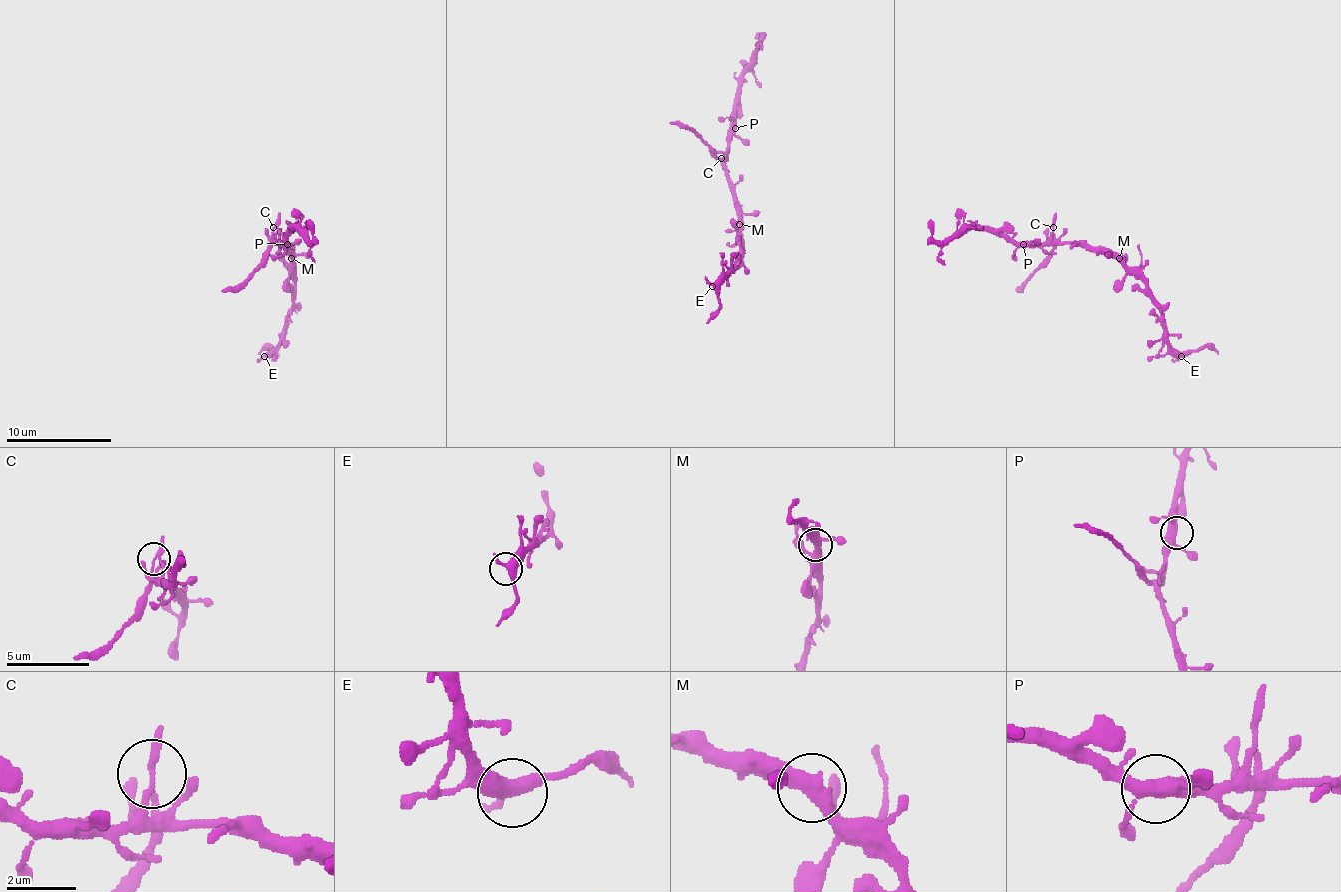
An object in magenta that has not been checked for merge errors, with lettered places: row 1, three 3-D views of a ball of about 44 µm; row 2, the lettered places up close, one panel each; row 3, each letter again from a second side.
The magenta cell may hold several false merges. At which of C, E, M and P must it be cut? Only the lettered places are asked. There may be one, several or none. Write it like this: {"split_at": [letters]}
{"split_at": ["C"]}

